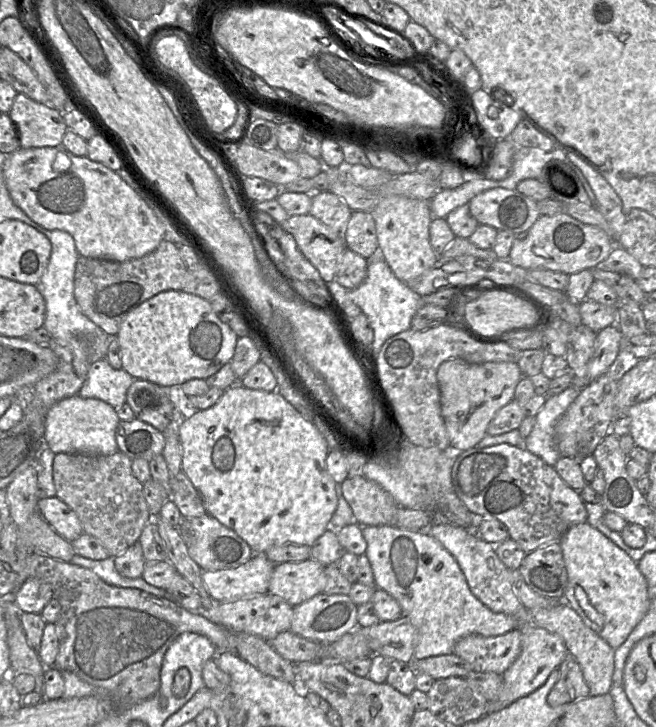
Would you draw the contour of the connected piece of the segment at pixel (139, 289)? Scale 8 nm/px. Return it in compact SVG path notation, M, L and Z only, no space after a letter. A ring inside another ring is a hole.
M165 239L149 254L126 261L79 256L74 275L74 297L86 317L115 337L125 317L141 303L163 291L182 290L186 272L179 247Z

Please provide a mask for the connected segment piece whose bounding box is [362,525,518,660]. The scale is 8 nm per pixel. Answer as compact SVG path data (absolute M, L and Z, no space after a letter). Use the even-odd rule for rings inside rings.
M391 525L364 526L362 534L367 542L365 555L373 570L375 586L399 602L403 617L408 618L417 631L415 659L454 654L456 643L472 634L494 637L517 629L516 619L504 613L493 612L472 593L455 558L434 537L425 532L409 531Z

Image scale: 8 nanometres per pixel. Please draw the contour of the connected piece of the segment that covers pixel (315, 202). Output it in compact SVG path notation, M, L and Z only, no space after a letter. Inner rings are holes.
M330 191L311 194L309 214L337 232L344 234L351 216L350 208Z

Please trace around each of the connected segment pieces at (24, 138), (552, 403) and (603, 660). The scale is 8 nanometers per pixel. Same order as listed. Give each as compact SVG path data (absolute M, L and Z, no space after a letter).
M18 93L8 113L16 126L20 147L56 147L62 143L67 126L62 113Z
M569 386L562 392L547 397L542 408L535 415L535 424L526 439L521 437L518 429L514 429L496 436L485 435L476 447L484 448L501 443L515 447L523 446L546 464L554 467L560 458L555 444L555 424L578 396L581 389Z
M566 603L545 609L527 610L534 624L559 635L564 640L569 654L576 659L582 669L583 678L590 690L590 696L609 693L613 686L615 650L596 632L587 627L576 611Z

